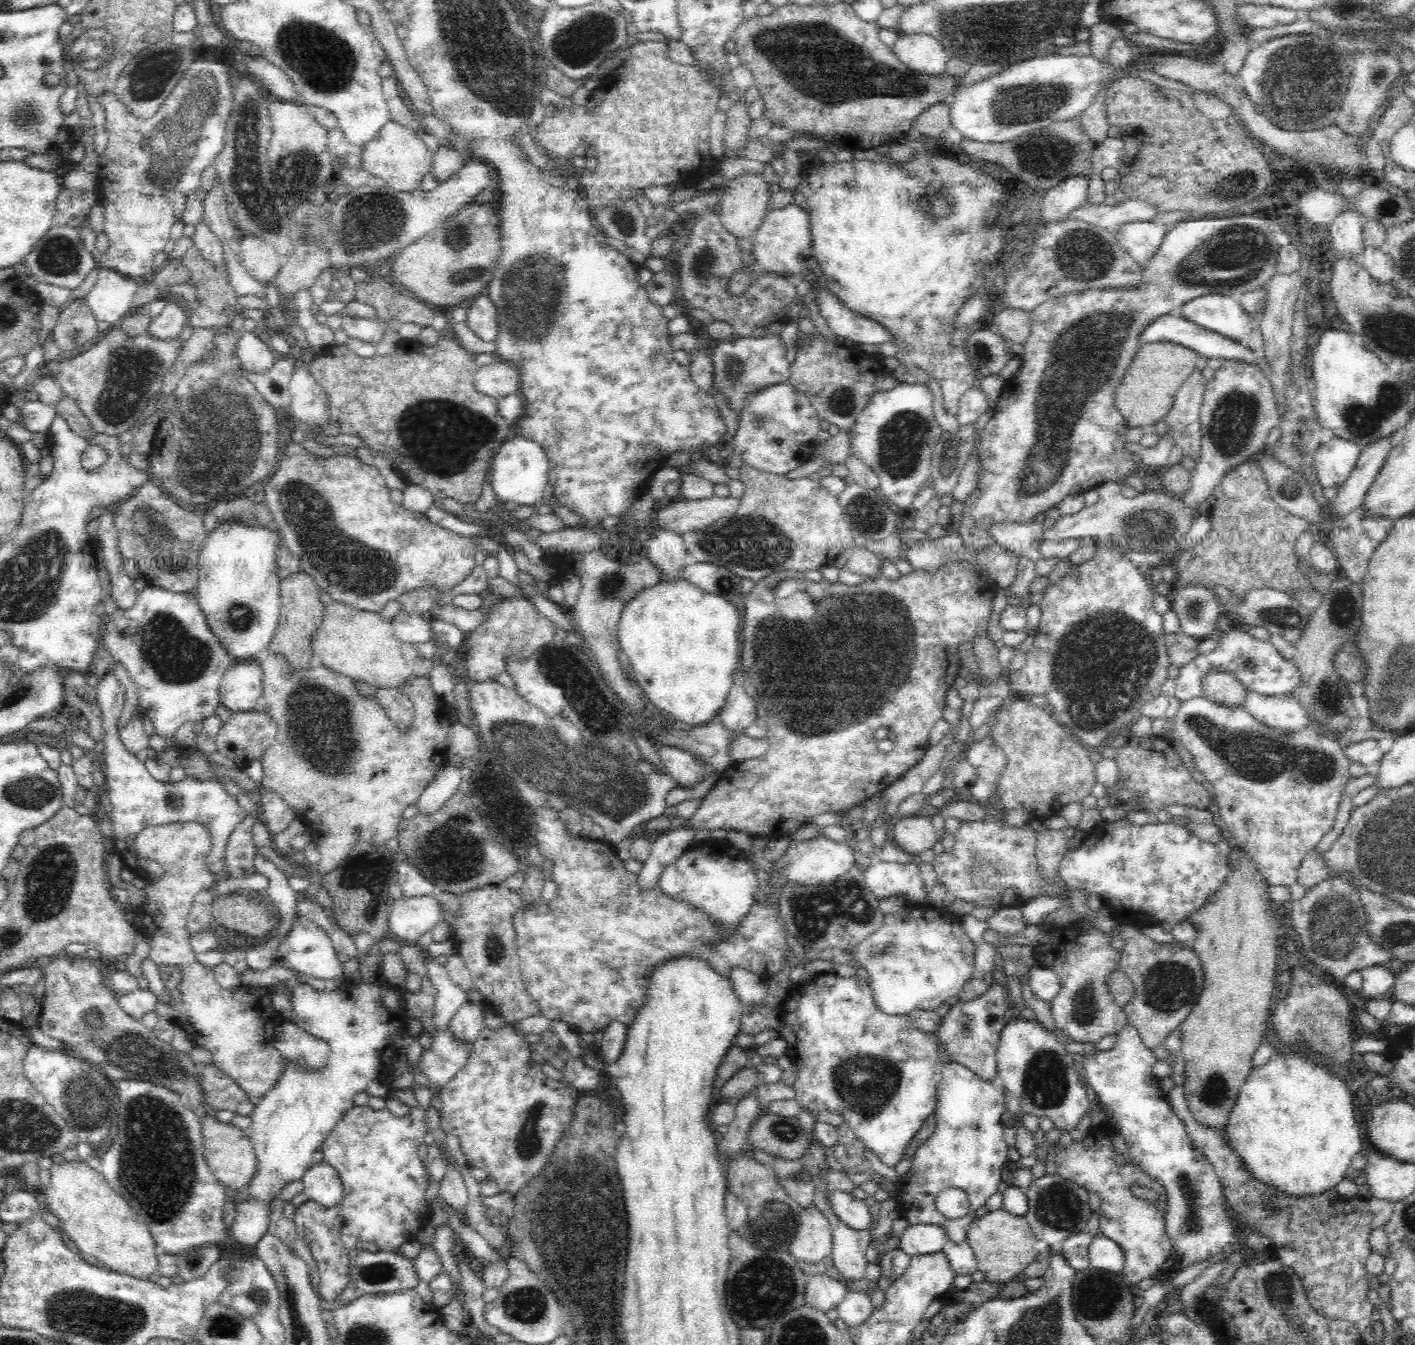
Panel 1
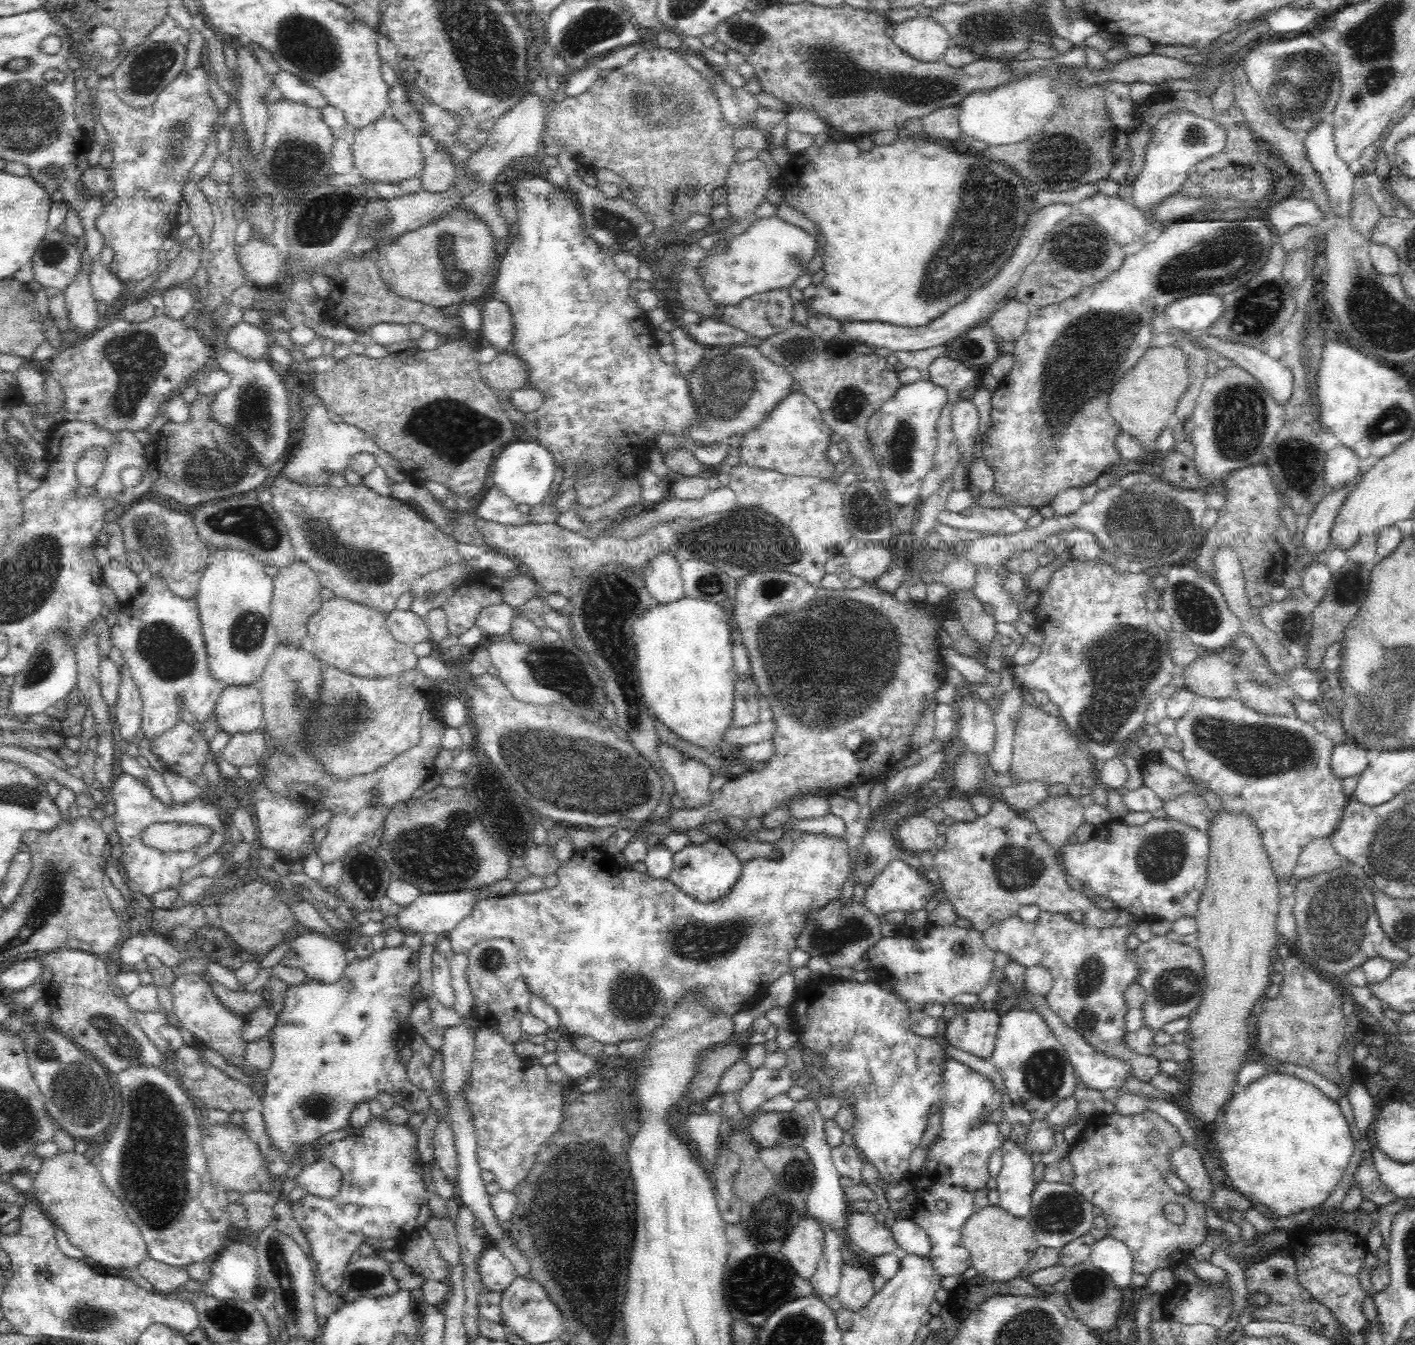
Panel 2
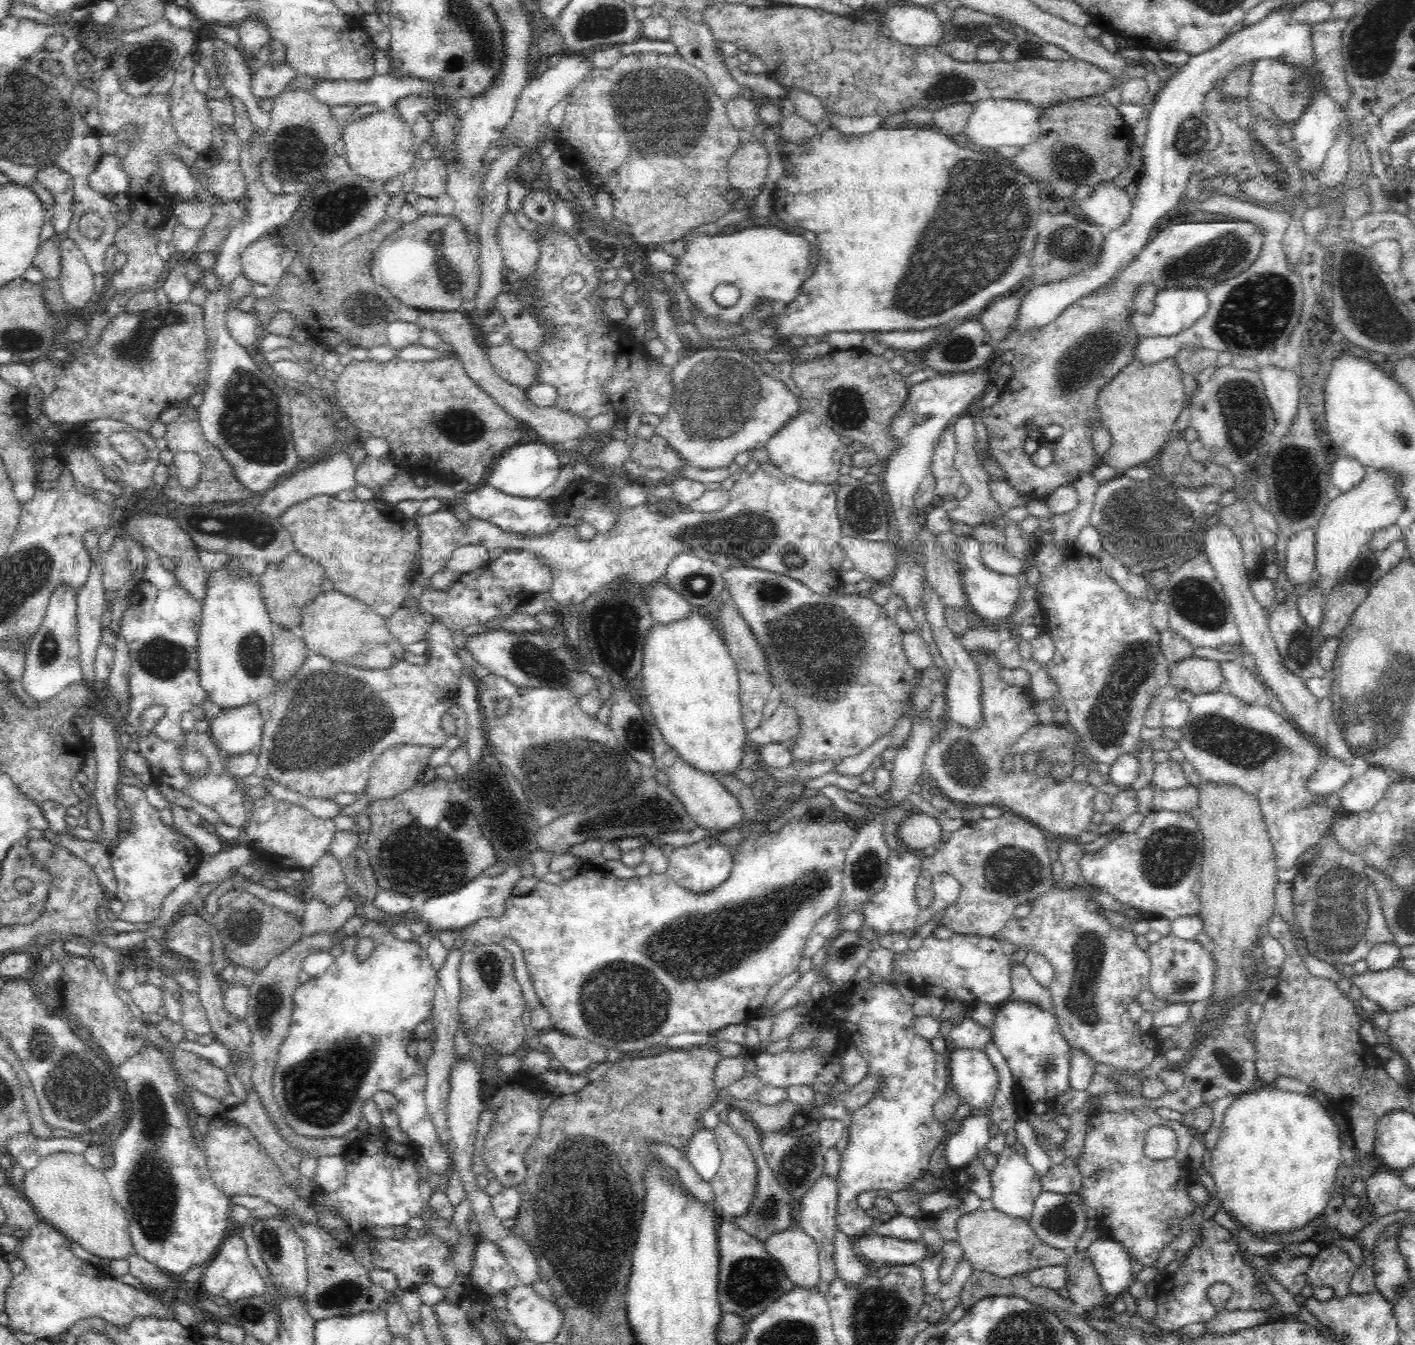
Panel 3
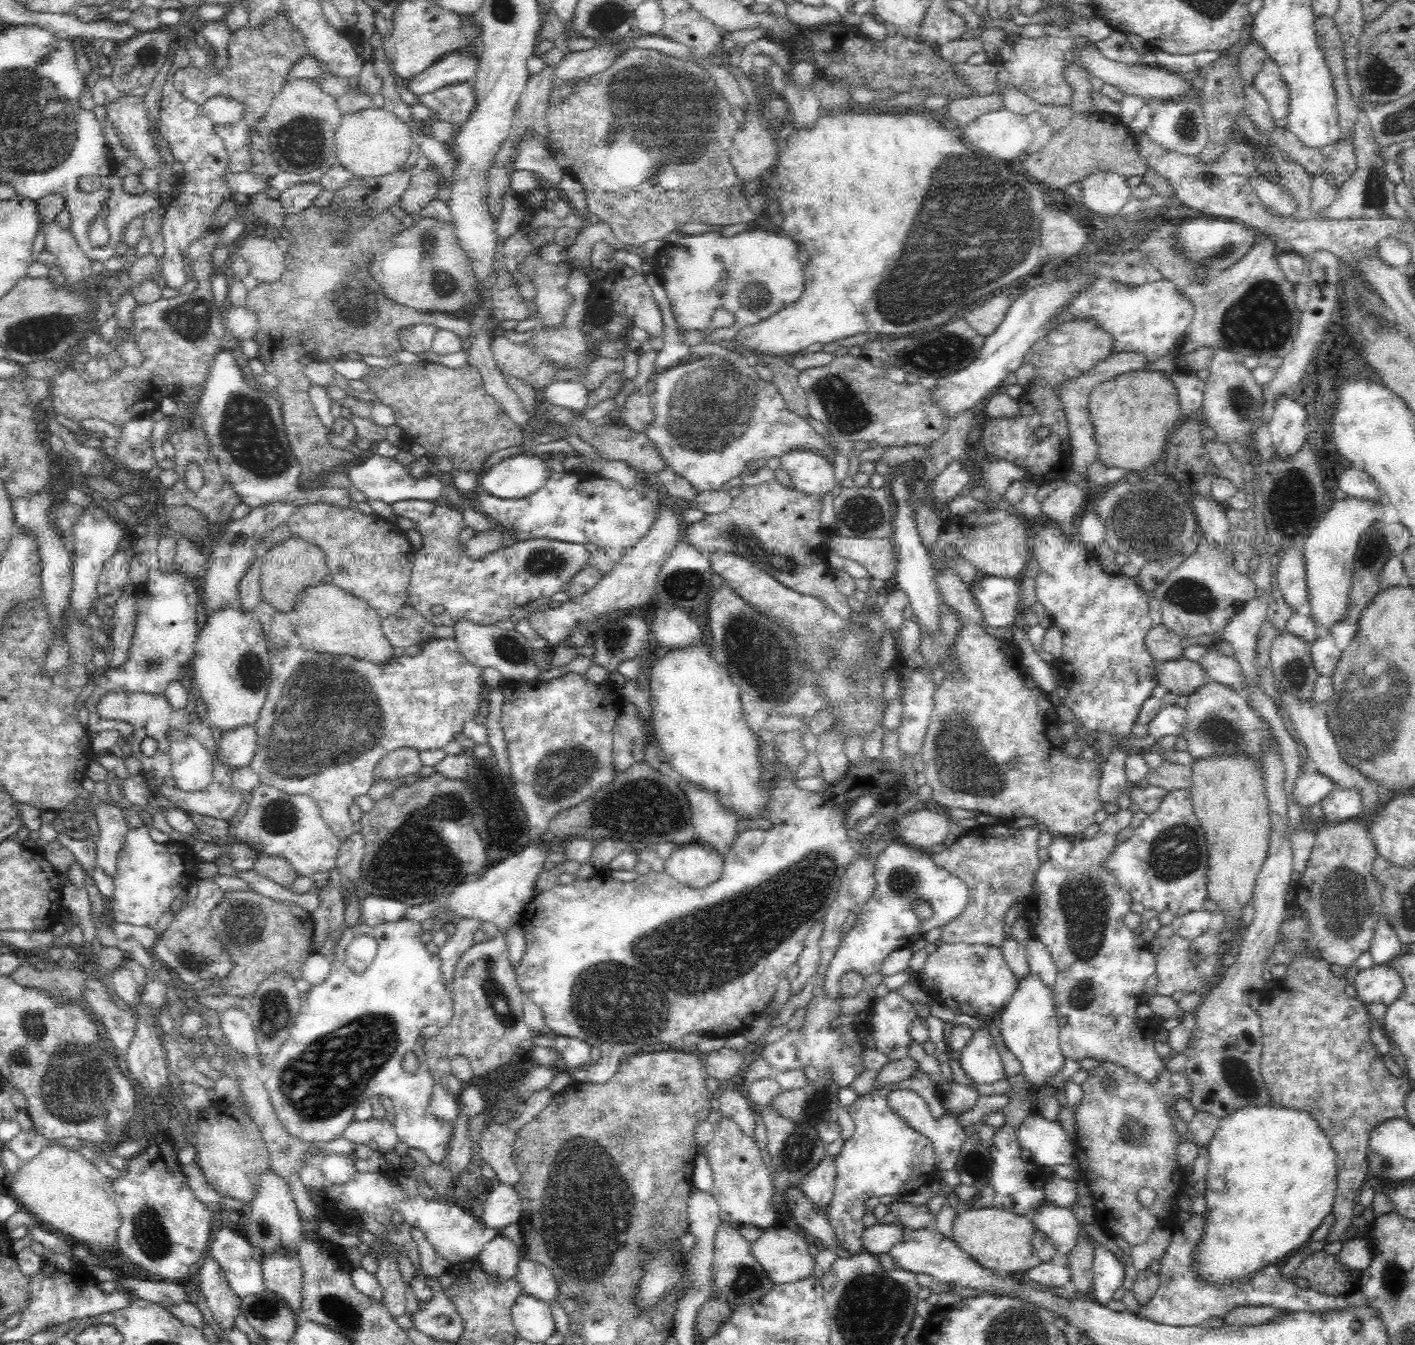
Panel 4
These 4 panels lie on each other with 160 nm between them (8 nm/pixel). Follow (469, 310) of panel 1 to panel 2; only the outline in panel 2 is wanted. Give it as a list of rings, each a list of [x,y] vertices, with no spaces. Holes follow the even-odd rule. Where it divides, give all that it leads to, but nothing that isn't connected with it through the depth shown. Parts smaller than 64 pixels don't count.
[[[495,299],[485,302],[481,310],[480,332],[481,341],[495,346],[499,351],[510,346],[514,327],[508,306]]]

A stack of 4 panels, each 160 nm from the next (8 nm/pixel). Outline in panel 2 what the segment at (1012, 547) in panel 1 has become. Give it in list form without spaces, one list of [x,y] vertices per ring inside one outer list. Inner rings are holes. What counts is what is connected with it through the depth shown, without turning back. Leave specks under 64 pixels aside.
[[[972,507],[970,516],[961,513],[942,512],[939,516],[939,524],[950,526],[956,530],[978,532],[982,535],[1008,536],[1018,534],[1028,528],[1027,521],[1004,507],[1001,509],[982,509]]]

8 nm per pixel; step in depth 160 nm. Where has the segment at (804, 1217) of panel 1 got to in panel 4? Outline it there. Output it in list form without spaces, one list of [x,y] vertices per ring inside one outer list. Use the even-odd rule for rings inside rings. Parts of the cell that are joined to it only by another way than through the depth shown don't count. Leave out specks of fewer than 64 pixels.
[[[782,1224],[764,1230],[763,1234],[752,1243],[752,1254],[768,1273],[775,1284],[795,1283],[814,1275],[816,1267],[815,1256],[810,1253],[809,1242],[798,1232],[792,1232]]]

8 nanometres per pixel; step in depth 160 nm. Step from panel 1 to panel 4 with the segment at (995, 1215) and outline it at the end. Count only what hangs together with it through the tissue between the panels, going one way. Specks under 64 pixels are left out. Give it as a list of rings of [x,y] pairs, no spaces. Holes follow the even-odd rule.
[[[975,1207],[962,1212],[953,1222],[954,1243],[983,1269],[993,1273],[1028,1271],[1039,1262],[1033,1255],[1033,1242],[1038,1234],[1031,1217],[992,1207]]]

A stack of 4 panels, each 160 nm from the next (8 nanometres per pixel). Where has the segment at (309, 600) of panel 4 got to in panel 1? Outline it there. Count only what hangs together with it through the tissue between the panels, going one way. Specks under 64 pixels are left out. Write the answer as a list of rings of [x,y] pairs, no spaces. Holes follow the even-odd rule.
[[[334,601],[325,606],[322,626],[312,640],[312,651],[314,660],[320,660],[328,670],[344,674],[356,680],[355,683],[366,684],[374,689],[397,689],[410,678],[430,675],[433,668],[433,663],[421,656],[416,645],[404,643],[396,637],[391,622],[384,620],[378,612],[363,612]]]

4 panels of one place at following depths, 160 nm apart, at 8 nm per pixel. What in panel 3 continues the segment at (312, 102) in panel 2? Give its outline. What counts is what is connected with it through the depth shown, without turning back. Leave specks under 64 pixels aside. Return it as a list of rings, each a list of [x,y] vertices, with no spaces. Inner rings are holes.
[[[376,73],[369,81],[322,81],[315,82],[311,89],[306,90],[322,104],[329,107],[363,104],[376,106],[379,110],[392,108],[398,98],[410,95],[424,95],[433,93],[432,83],[426,80],[420,80],[412,77],[394,78],[388,75],[378,75]]]

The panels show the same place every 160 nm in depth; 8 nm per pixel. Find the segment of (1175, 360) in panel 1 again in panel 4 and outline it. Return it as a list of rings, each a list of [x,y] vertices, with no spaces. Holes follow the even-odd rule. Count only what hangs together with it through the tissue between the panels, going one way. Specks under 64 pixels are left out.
[[[1145,368],[1098,384],[1090,393],[1089,411],[1100,445],[1100,462],[1141,473],[1152,469],[1152,464],[1162,456],[1181,416],[1173,379],[1165,372]]]

